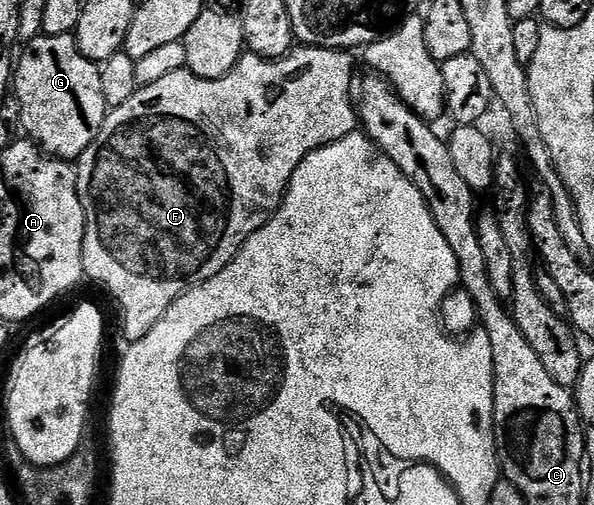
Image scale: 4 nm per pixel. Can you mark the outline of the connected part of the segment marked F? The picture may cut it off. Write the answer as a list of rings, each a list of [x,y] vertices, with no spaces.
[[[303,44],[297,45],[293,48],[284,58],[278,59],[266,59],[260,58],[258,55],[248,52],[245,53],[237,64],[228,74],[222,76],[220,79],[202,79],[191,73],[187,68],[183,70],[175,70],[170,76],[164,76],[162,80],[156,80],[154,84],[149,86],[141,86],[137,89],[134,96],[130,96],[130,100],[122,106],[117,106],[111,111],[110,122],[117,126],[118,129],[109,136],[108,139],[103,139],[102,145],[99,141],[94,144],[90,144],[90,148],[86,148],[86,152],[78,159],[78,165],[76,166],[76,183],[78,184],[78,196],[82,200],[82,208],[84,209],[84,215],[86,216],[86,232],[84,233],[84,273],[90,279],[93,278],[100,286],[105,286],[106,289],[112,293],[114,301],[120,305],[120,318],[124,321],[124,334],[128,337],[129,343],[142,340],[146,336],[146,332],[150,332],[150,328],[154,328],[154,324],[158,324],[158,320],[161,316],[170,309],[176,302],[176,299],[180,295],[185,294],[186,291],[191,290],[200,282],[210,280],[215,274],[221,274],[222,268],[226,268],[230,264],[230,260],[236,259],[236,253],[244,249],[246,240],[254,232],[258,232],[268,222],[269,218],[276,213],[276,209],[284,201],[284,193],[288,190],[290,180],[294,176],[294,172],[298,168],[298,164],[302,164],[302,160],[306,160],[306,156],[310,152],[314,152],[318,148],[323,146],[329,146],[334,144],[338,140],[342,140],[347,134],[353,133],[358,126],[358,110],[354,105],[354,78],[352,82],[352,57],[351,53],[343,50],[327,50],[321,46],[306,46]]]

